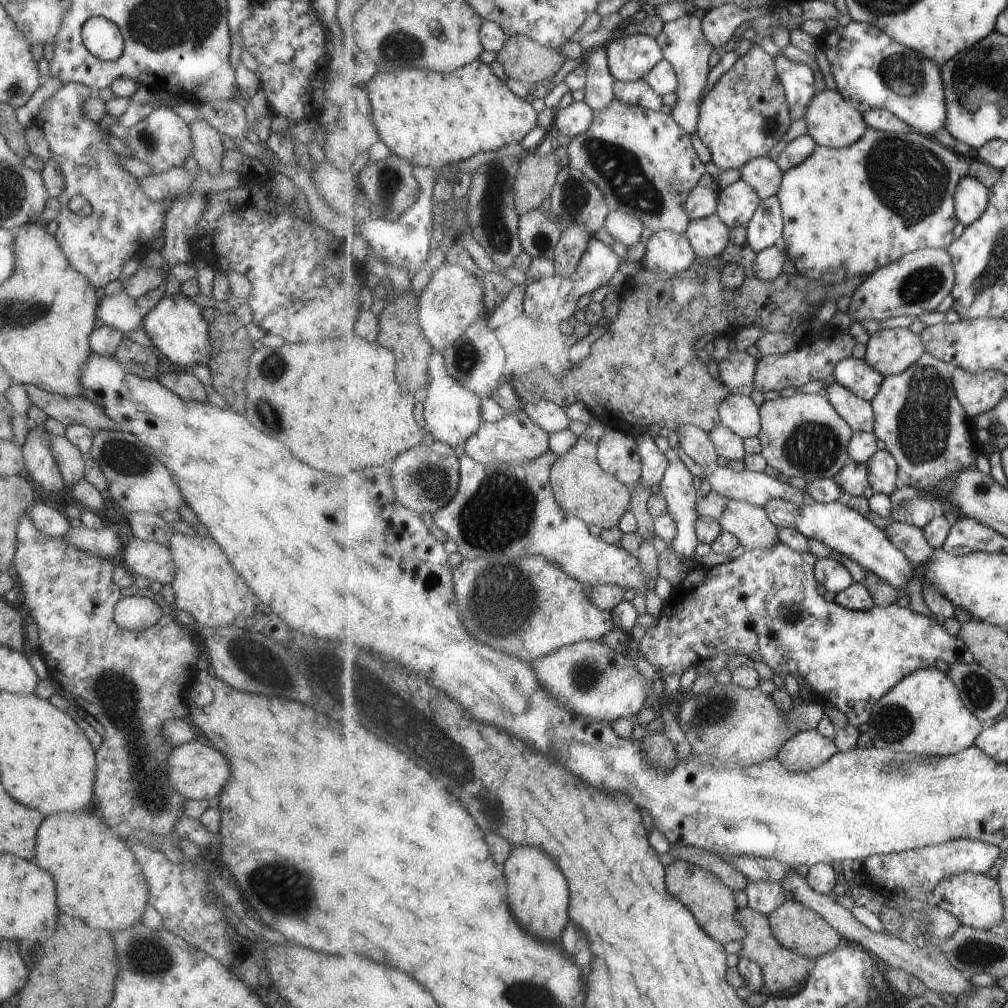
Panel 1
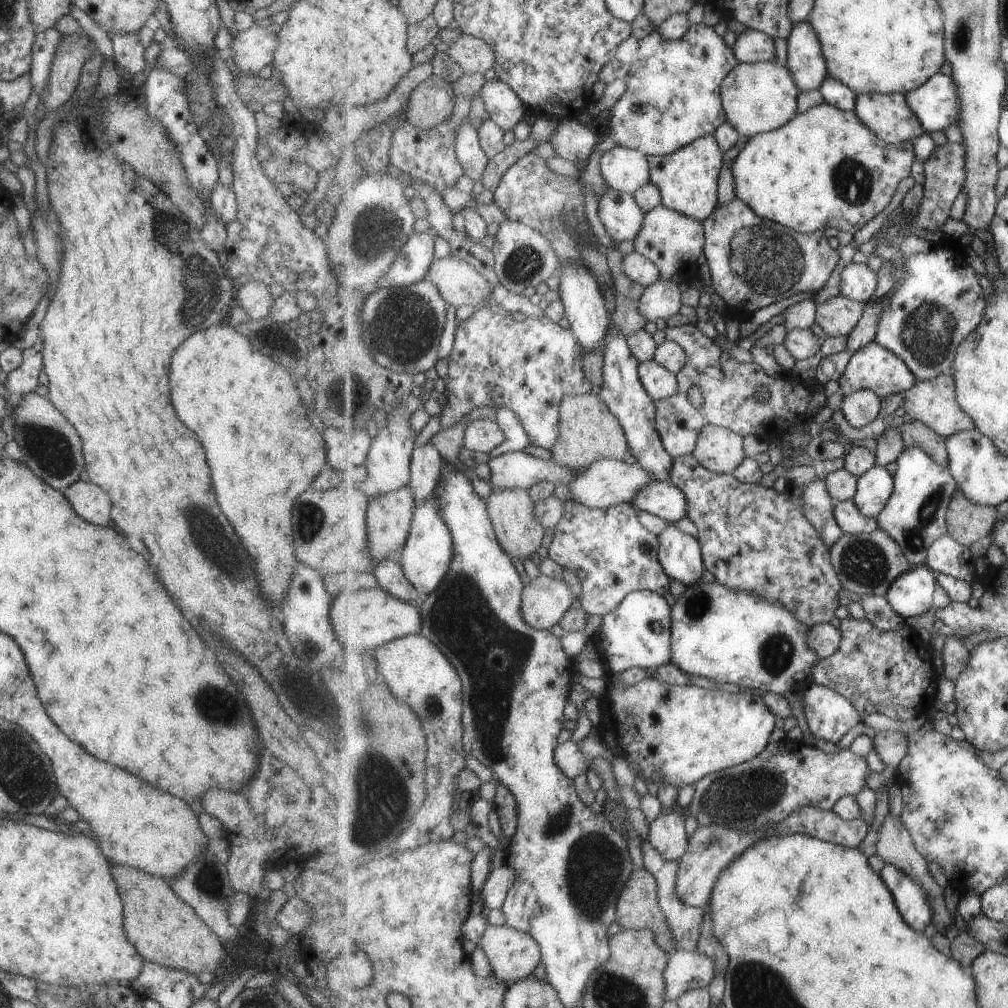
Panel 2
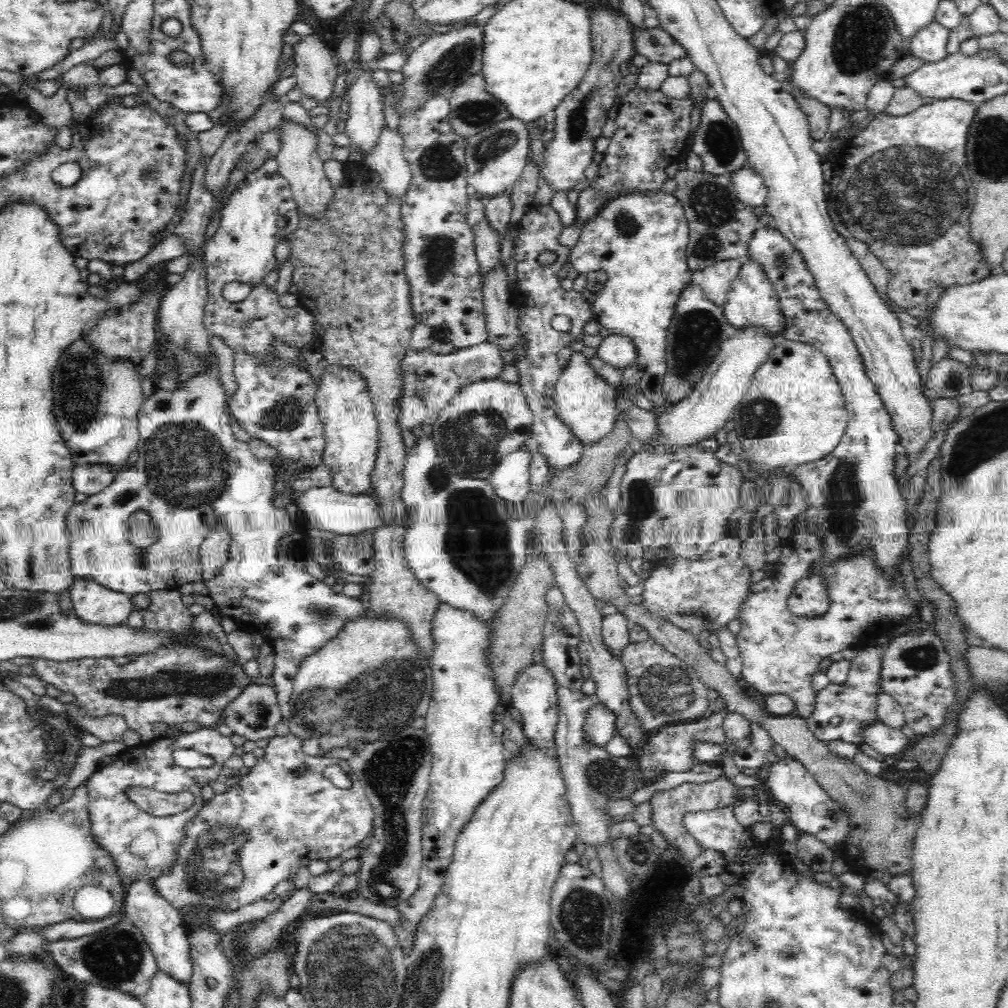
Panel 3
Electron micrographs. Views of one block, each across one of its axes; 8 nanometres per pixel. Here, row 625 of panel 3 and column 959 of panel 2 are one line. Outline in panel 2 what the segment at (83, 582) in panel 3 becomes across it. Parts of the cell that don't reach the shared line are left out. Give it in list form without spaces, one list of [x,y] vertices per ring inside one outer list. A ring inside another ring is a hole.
[[[943,72],[935,74],[919,89],[907,94],[907,99],[927,133],[945,133],[951,124],[958,125],[960,122],[962,100],[958,83]]]

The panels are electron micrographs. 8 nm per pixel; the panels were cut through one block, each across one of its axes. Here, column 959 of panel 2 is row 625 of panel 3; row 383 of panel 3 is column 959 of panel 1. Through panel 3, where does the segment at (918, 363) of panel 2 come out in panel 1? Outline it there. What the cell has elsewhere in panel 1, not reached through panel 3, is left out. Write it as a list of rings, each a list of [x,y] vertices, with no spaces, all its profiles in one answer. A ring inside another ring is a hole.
[[[966,173],[956,193],[956,215],[964,227],[975,224],[990,205],[990,190],[986,183]]]

